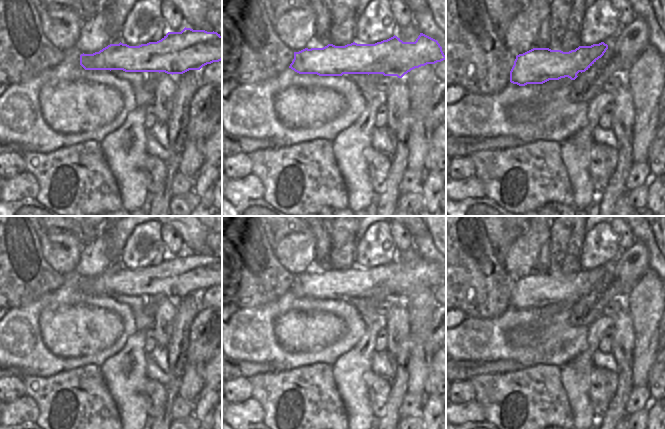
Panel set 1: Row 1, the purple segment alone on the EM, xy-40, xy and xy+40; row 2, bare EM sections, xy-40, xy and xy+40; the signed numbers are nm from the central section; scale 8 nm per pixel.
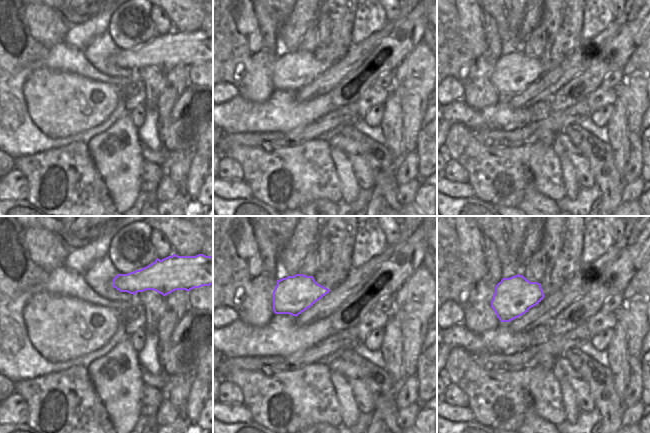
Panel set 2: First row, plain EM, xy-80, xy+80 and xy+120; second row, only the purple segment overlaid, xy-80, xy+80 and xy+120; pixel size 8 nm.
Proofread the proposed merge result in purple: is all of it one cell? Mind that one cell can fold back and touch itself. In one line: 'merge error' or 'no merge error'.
no merge error

